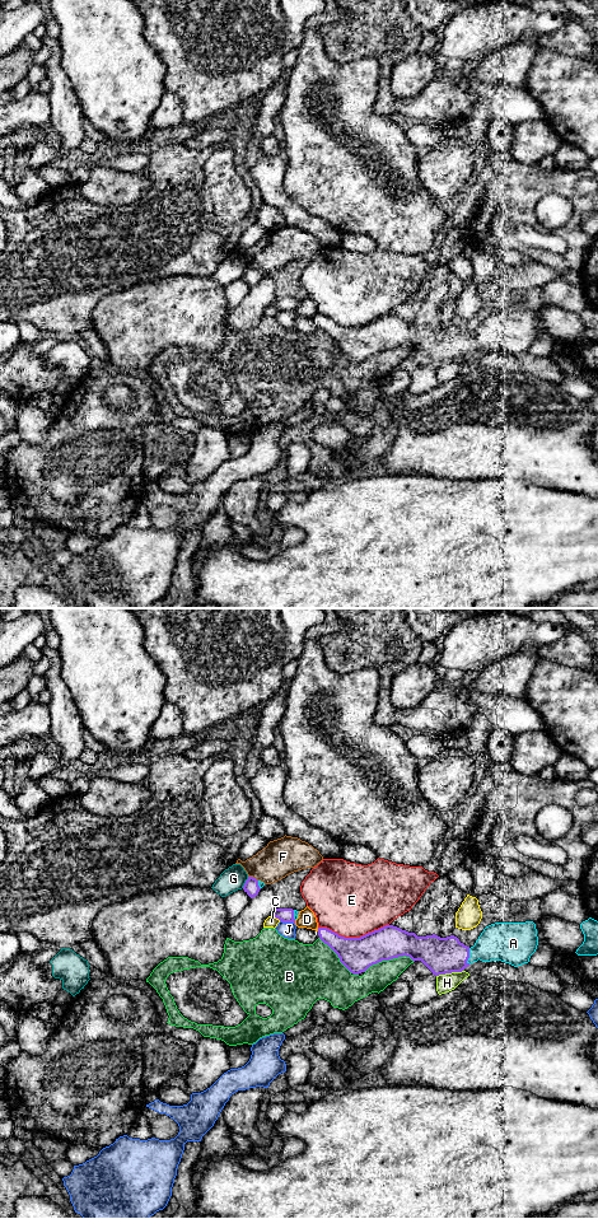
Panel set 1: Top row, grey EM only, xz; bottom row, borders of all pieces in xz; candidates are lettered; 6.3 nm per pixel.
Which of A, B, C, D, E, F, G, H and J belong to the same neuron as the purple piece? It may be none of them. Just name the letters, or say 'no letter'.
A

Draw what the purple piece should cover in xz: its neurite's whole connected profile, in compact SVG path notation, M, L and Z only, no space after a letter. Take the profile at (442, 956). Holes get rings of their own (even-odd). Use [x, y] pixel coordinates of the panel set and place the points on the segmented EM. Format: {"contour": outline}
{"contour": "M533 921L491 924L471 948L454 935L417 937L393 925L386 925L360 938L345 938L327 928L318 928L318 935L354 975L365 972L382 961L403 956L414 962L421 961L435 976L462 972L478 959L501 961L518 967L529 962L538 945Z"}

